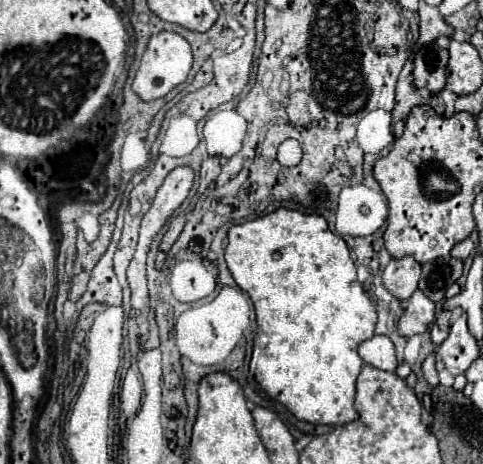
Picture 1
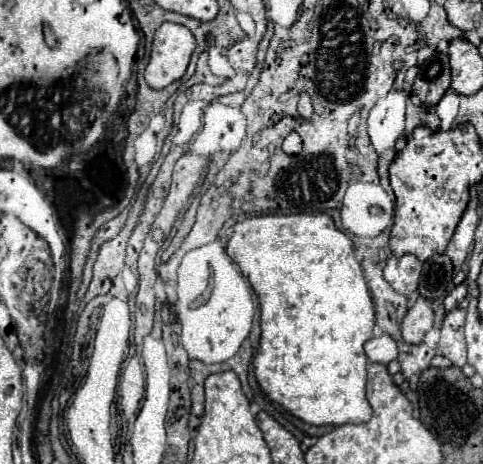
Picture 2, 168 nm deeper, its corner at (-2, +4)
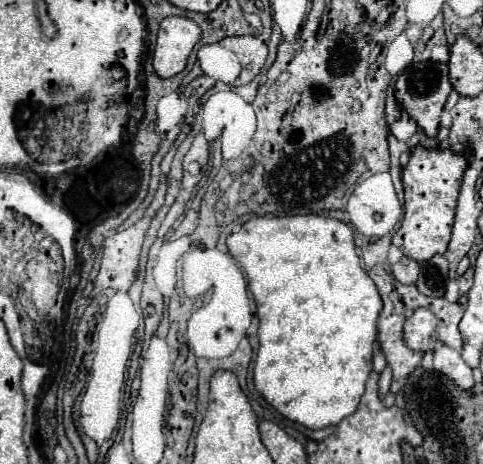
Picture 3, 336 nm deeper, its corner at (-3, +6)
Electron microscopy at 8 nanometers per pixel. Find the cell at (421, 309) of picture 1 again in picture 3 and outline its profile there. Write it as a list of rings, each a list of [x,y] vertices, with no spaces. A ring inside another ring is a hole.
[[[417,308],[405,320],[405,344],[417,352],[433,350],[437,342],[437,318],[427,308]]]

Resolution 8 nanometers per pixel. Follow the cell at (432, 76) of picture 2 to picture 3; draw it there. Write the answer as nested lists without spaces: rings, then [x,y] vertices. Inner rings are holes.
[[[415,62],[411,66],[407,66],[395,84],[395,100],[399,102],[401,110],[405,110],[419,126],[419,130],[423,130],[429,138],[437,136],[437,128],[439,128],[439,120],[441,120],[441,112],[443,106],[449,98],[451,92],[451,82],[447,76],[447,64],[439,64],[439,62]]]

